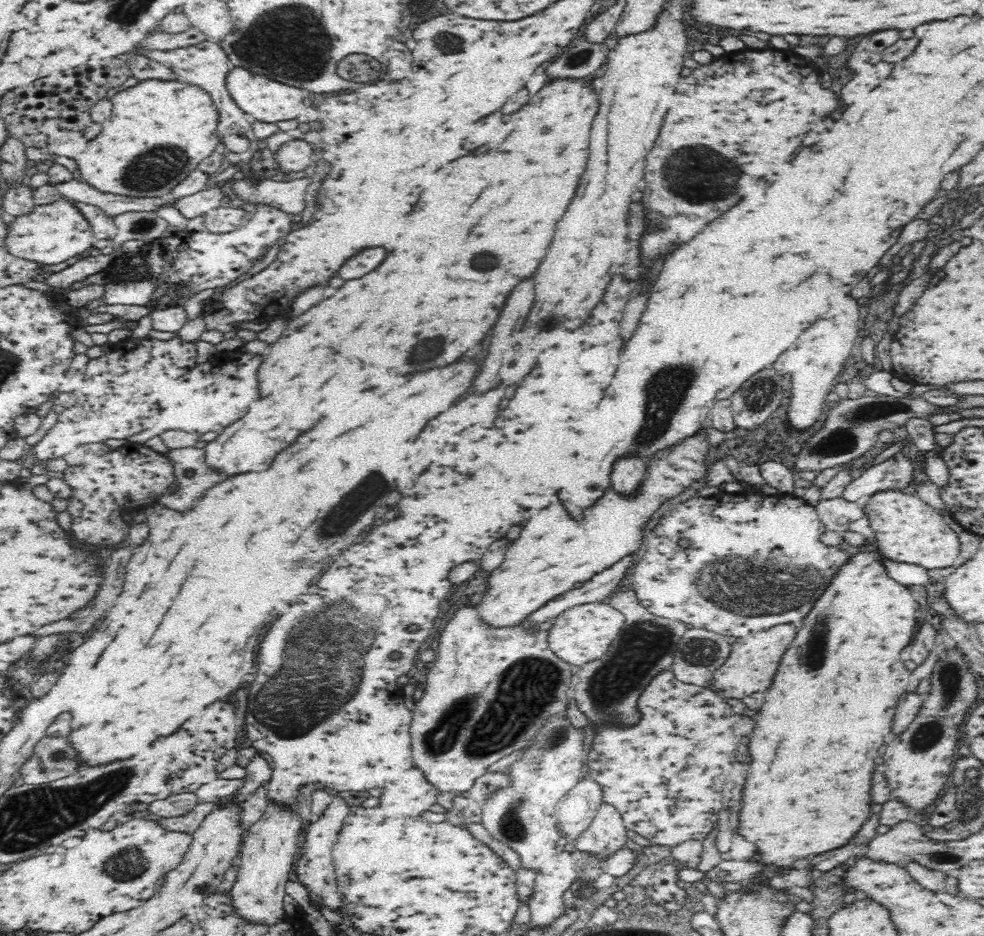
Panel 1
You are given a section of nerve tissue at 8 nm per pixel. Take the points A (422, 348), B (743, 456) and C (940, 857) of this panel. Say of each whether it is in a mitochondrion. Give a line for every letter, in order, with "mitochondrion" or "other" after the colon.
A: mitochondrion
B: other
C: mitochondrion

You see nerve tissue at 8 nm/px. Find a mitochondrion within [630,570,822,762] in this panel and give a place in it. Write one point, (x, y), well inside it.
(700, 651)

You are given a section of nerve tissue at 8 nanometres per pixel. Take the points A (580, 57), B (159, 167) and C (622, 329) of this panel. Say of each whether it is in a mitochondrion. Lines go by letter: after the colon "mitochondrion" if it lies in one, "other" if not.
A: mitochondrion
B: mitochondrion
C: other

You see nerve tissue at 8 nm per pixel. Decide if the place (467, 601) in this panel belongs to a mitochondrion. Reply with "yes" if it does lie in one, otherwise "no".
no

